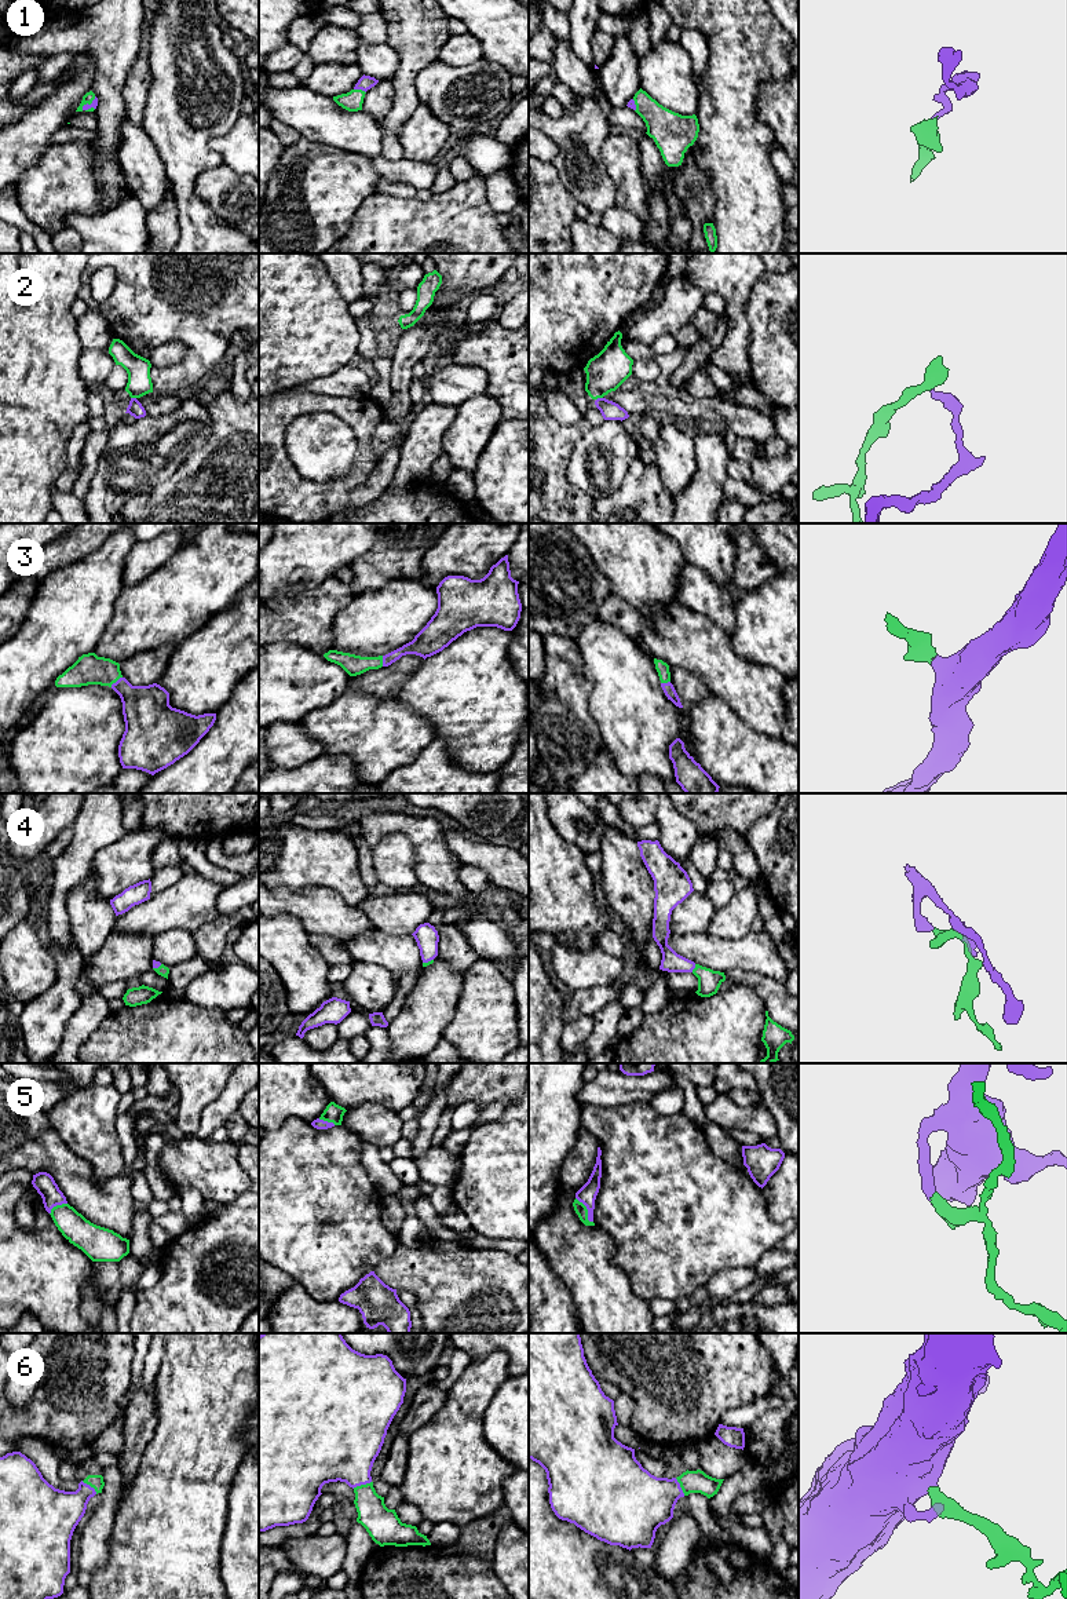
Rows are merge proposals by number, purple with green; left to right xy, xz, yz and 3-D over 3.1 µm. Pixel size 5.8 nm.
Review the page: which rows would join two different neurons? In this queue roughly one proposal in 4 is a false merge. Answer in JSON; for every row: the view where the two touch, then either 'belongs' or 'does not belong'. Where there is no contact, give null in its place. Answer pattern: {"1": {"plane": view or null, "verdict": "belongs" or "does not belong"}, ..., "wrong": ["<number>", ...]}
{"1": {"plane": "xz", "verdict": "belongs"}, "2": {"plane": "yz", "verdict": "does not belong"}, "3": {"plane": "xy", "verdict": "belongs"}, "4": {"plane": "yz", "verdict": "belongs"}, "5": {"plane": "yz", "verdict": "belongs"}, "6": {"plane": "xz", "verdict": "belongs"}, "wrong": ["2"]}

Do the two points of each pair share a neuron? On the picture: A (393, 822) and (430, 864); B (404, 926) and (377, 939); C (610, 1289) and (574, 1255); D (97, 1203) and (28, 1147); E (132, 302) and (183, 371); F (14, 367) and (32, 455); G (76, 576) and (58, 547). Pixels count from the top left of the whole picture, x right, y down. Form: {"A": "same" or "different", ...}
{"A": "same", "B": "different", "C": "same", "D": "same", "E": "same", "F": "same", "G": "different"}

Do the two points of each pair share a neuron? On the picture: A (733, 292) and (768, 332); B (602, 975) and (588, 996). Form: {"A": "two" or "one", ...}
{"A": "two", "B": "two"}

